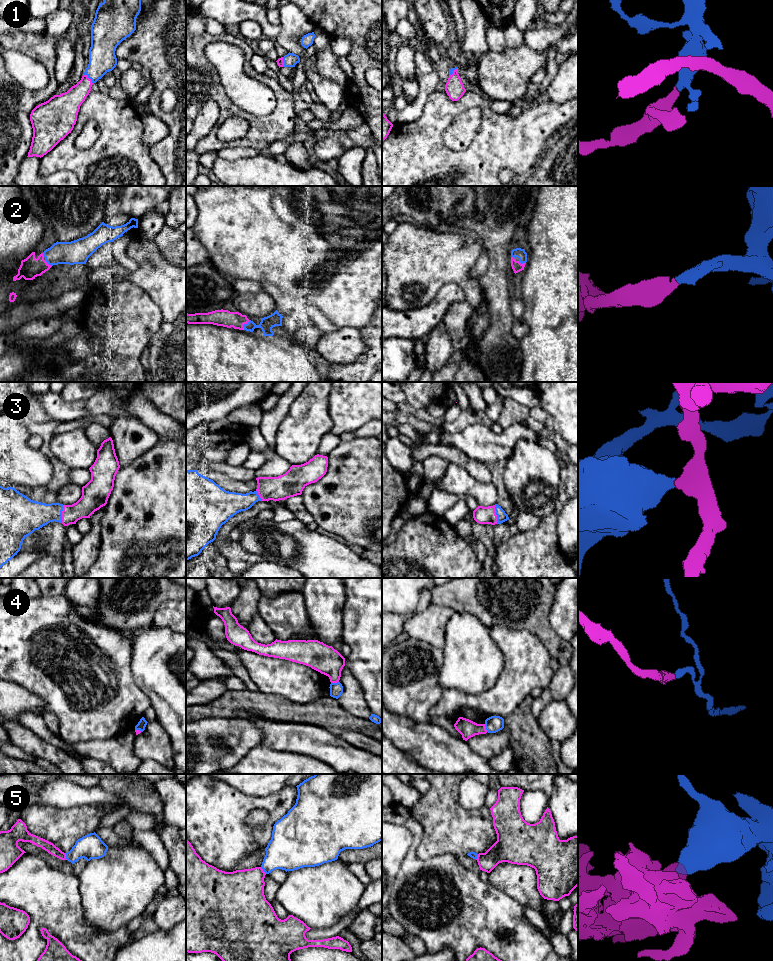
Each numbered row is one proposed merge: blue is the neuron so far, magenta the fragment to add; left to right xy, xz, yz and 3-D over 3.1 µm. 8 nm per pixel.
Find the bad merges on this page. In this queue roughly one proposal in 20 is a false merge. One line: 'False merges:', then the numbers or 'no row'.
False merges: 4, 5

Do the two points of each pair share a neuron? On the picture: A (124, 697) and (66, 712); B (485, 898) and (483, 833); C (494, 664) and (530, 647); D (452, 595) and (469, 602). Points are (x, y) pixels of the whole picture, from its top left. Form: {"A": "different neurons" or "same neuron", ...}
{"A": "same neuron", "B": "different neurons", "C": "different neurons", "D": "same neuron"}

